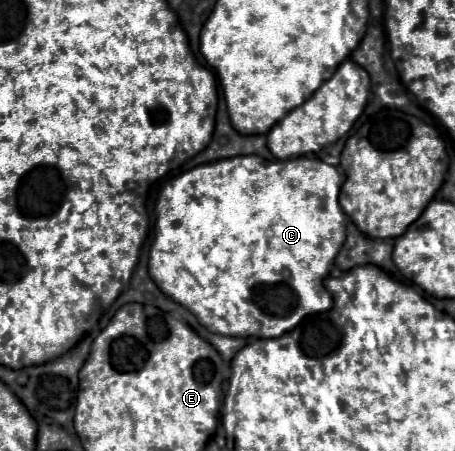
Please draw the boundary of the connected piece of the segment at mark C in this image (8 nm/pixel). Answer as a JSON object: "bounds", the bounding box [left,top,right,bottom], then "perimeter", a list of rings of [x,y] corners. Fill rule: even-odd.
{"bounds":[148,155,346,337],"perimeter":[[[246,155],[194,167],[158,189],[156,239],[150,249],[148,273],[164,295],[184,305],[212,333],[280,337],[306,315],[332,307],[324,277],[346,239],[346,215],[338,205],[342,183],[344,177],[336,167],[308,156],[268,161]]]}

